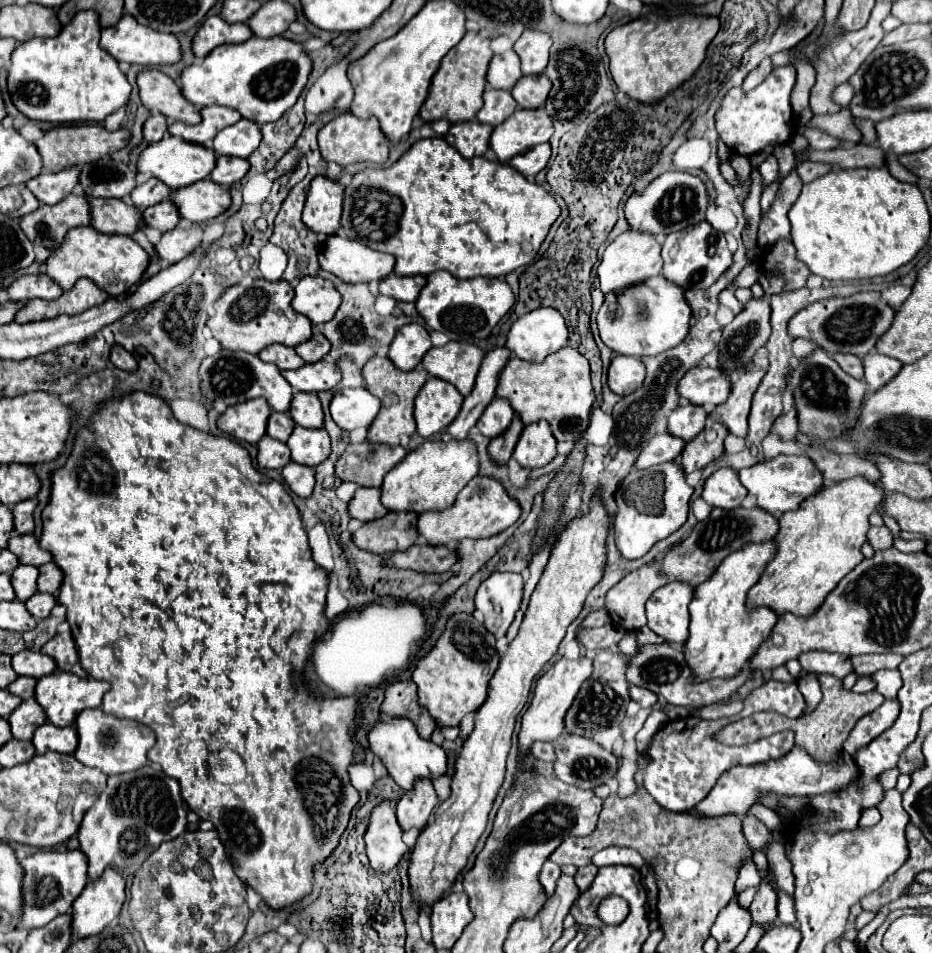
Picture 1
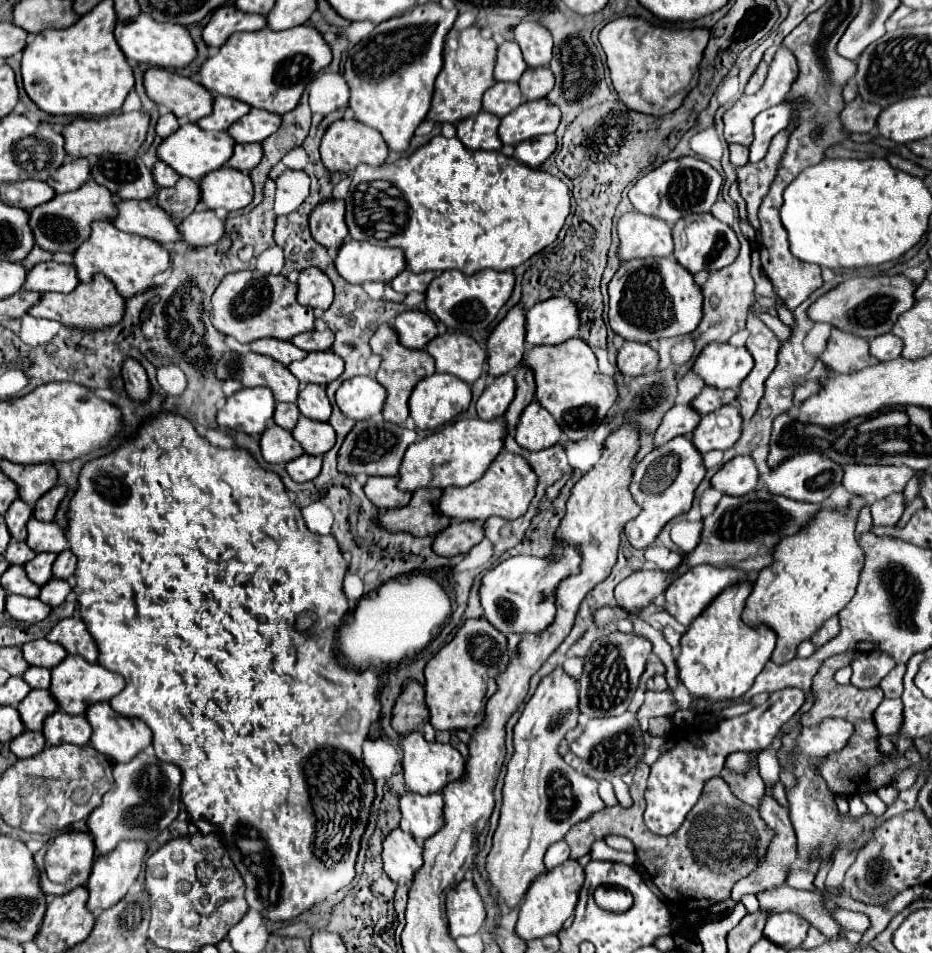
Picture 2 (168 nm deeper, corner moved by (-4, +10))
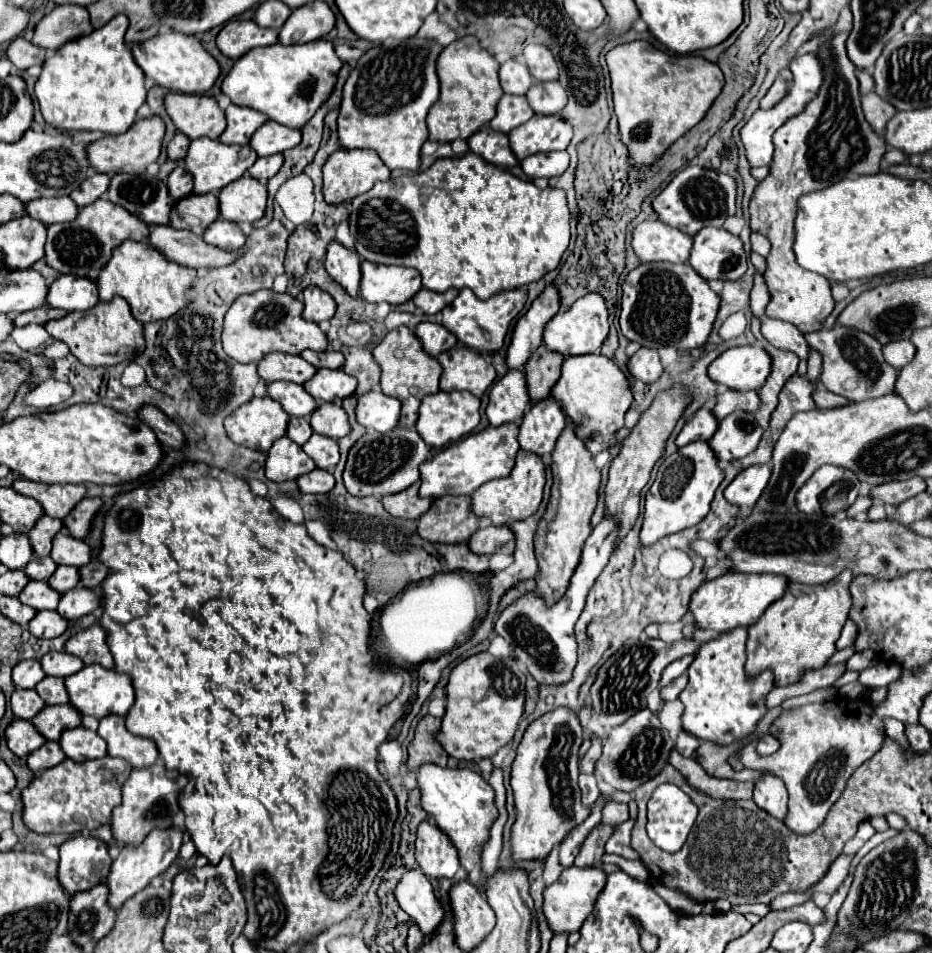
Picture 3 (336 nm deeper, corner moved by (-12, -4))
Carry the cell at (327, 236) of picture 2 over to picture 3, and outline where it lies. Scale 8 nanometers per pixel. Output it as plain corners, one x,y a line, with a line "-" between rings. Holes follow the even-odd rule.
332,240
326,252
326,270
336,282
340,282
340,286
348,290
348,294
358,296
360,256
354,250
346,248
338,240

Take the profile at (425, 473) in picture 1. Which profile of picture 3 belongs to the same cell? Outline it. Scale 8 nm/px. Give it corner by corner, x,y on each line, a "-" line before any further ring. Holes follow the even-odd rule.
514,422
502,424
498,428
488,426
486,430
482,430
478,434
470,434
470,436
450,444
436,456
428,458
426,462
420,464
420,478
422,478
420,496
424,496
424,498
460,496
460,494
470,496
482,484
508,476
514,468
516,452
520,450
520,446
516,442
516,434
518,434
518,426

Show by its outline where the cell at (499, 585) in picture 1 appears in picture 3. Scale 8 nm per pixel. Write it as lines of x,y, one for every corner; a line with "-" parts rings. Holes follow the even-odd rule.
604,518
588,536
580,562
576,566
576,574
572,574
572,582
568,582
568,590
564,598
548,606
544,598
540,598
538,590
530,590
518,596
510,606
506,606
498,620
496,632
514,648
514,654
520,662
524,662
528,674
536,678
538,684
562,684
572,676
572,668
576,666
576,640
574,640
574,624
584,608
586,596
592,590
596,576
608,564
610,554
614,552
618,524
614,520

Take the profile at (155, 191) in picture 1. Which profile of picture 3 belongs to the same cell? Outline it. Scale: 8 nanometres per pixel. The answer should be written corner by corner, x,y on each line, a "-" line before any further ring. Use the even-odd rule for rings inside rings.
178,164
178,166
170,172
166,184
168,184
168,190
170,190
170,194
174,196
174,200
180,200
180,198
192,194
192,176
184,170
182,164

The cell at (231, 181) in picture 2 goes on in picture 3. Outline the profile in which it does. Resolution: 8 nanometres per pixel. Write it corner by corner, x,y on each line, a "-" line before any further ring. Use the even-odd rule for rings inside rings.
240,178
232,186
224,186
218,196
220,216
232,222
256,222
266,210
266,186
254,178

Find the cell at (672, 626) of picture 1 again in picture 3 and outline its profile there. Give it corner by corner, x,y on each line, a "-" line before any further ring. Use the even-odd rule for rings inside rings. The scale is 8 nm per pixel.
728,572
722,574
716,580
704,582
690,598
690,614
694,618
696,628
700,630
714,630
714,632
726,632
736,626
752,626
764,610
776,602
784,590
788,580
778,574
738,574

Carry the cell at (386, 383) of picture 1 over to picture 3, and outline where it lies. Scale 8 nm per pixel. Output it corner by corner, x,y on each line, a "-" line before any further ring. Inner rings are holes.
400,326
392,332
386,334
386,338
374,348
374,358
382,368
382,392
388,396
398,396
396,394
396,386
406,386
408,388
408,398
402,400
402,414
400,414
400,424
402,426
414,426
418,420
418,408
420,402
426,394
436,394
438,388
438,380
442,376
442,366
438,364
436,358
428,356
422,350
422,344
418,342
418,338
414,338
414,332
406,326

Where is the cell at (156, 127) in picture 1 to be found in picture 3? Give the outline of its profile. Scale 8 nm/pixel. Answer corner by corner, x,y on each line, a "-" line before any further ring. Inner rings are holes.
176,132
176,136
170,140
170,144
166,148
168,150
168,158
170,160
184,158
184,154
188,150
188,144
190,144
190,138
186,134
182,134
182,132

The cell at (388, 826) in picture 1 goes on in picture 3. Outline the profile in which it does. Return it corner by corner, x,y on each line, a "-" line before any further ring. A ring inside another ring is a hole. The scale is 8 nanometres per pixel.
406,872
396,890
394,890
394,896
400,904
400,908
412,916
412,920
420,926
420,930
424,932
424,936
430,936
442,916
444,916
444,910
438,902
438,898
434,896
434,890
432,890
432,882
428,878
424,878
424,874
420,872

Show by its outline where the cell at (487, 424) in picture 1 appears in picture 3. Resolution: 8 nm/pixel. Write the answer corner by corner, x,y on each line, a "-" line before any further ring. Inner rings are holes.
508,370
502,380
498,380
490,390
490,402
486,416
490,426
502,426
506,422
518,422
524,418
530,406
526,378
520,370

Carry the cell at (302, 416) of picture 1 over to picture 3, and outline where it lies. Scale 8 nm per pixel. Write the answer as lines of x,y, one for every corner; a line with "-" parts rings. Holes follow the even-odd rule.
326,402
320,404
312,416
310,416
310,426
316,434
322,436
330,436
334,440
346,436
350,432
350,424
348,424
348,416
342,410
340,404
336,402

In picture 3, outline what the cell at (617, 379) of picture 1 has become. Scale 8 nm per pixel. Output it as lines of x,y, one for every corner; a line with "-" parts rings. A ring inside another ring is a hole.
640,348
630,360
628,360
628,372
632,374
634,380
640,380
644,384
652,384
656,382
662,372
664,366
660,362
658,350
650,350
650,348

